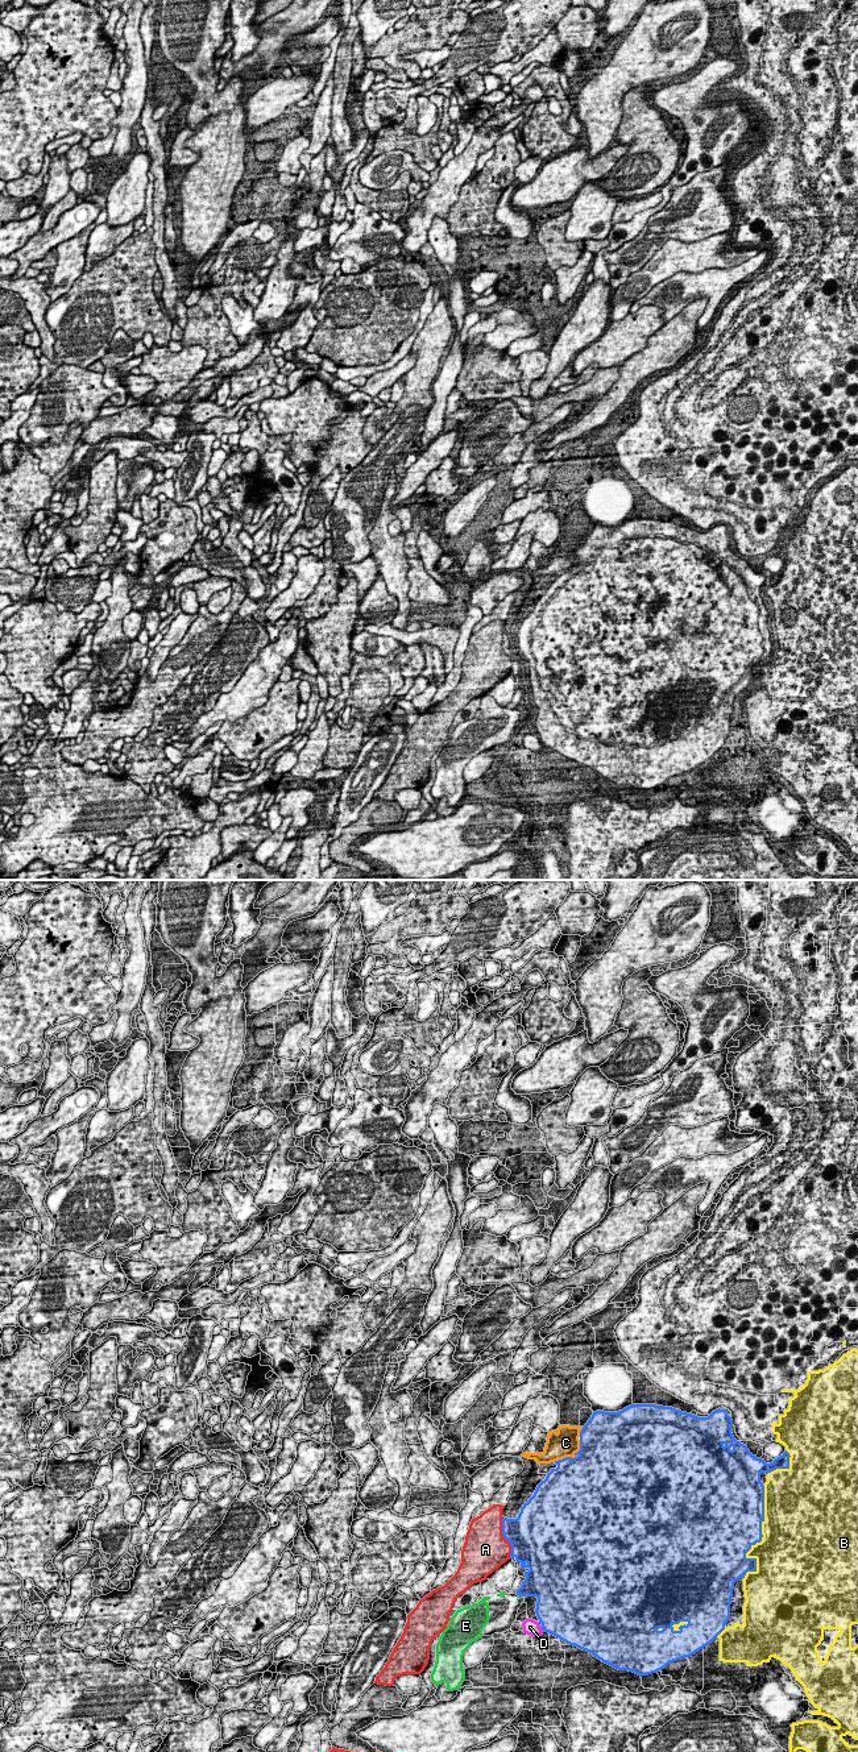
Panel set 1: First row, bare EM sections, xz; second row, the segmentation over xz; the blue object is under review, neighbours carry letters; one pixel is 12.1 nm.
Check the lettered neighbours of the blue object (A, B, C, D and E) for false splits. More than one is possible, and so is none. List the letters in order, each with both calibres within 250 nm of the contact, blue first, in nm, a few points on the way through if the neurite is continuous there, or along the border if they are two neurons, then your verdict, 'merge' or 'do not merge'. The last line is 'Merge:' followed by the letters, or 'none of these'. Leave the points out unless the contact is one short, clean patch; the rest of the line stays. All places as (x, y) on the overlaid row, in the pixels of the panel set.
A: calibres 420 and 500 nm; do not merge
B: calibres 440 and 480 nm; do not merge
C: calibres 460 and 340 nm; do not merge
D: calibres 480 and 190 nm; do not merge
E: calibres 280 and 30 nm; do not merge
Merge: none of these

